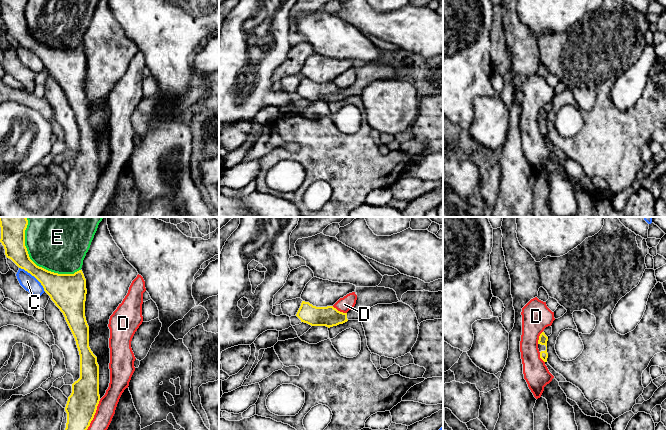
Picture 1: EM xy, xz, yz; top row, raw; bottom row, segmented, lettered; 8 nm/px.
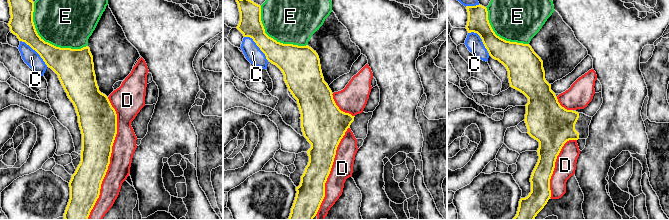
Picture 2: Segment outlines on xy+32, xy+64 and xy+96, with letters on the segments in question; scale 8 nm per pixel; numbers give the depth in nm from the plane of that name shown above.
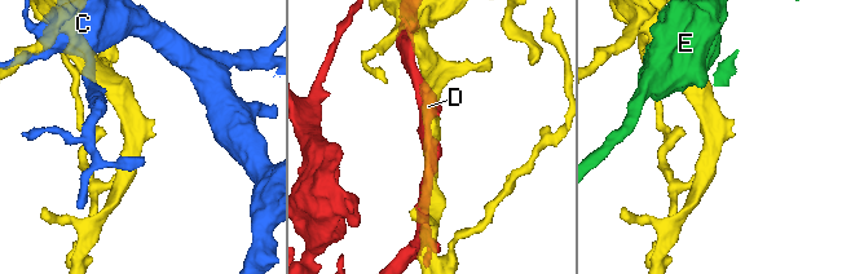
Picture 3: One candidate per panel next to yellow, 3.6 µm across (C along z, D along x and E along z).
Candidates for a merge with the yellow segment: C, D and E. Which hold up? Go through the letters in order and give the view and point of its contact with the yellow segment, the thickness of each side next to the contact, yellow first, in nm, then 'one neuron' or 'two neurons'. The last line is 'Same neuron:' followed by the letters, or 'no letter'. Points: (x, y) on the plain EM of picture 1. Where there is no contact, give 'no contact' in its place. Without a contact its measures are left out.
C: xy (34, 52) | 240/120 nm | two neurons
D: xy (92, 195) | 240/150 nm | two neurons
E: xy (38, 42) | 220/400 nm | two neurons
Same neuron: no letter

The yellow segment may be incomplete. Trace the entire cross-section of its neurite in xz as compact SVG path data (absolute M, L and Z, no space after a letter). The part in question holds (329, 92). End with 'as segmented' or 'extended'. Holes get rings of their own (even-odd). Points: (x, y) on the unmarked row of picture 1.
M356 63L357 76L353 85L347 89L338 87L333 82L316 83L302 77L296 92L301 98L311 102L326 102L328 104L343 100L348 96L361 96L363 90L377 80L392 80L400 78L393 65L385 63Z | extended

